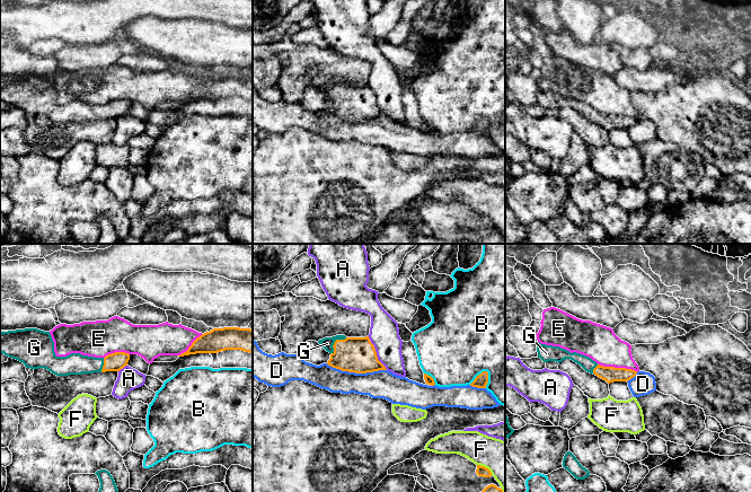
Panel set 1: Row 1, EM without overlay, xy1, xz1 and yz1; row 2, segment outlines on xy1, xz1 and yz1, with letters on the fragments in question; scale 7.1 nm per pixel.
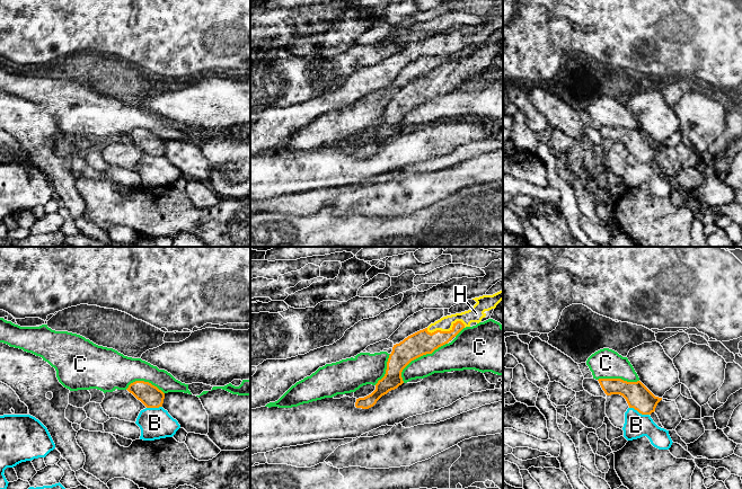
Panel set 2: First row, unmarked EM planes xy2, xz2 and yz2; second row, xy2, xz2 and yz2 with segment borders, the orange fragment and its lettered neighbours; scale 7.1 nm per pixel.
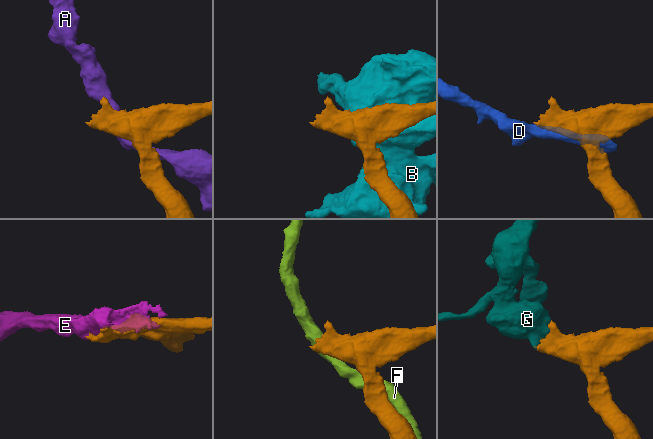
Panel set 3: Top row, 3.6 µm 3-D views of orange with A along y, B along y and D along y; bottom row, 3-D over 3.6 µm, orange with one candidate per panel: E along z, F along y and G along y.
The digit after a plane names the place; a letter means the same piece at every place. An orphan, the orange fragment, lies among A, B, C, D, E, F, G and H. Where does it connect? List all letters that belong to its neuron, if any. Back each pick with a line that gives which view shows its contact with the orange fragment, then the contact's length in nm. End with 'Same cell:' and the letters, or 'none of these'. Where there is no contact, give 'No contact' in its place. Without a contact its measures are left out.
G: Touches orange in xz1. Shared border 160 nm
H: Touches orange in xz2. Shared border 280 nm
Same cell: G, H

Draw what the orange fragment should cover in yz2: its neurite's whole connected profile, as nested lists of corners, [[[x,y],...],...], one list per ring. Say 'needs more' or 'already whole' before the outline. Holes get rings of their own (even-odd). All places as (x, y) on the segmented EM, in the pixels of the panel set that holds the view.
already whole; [[[599,379],[602,390],[607,395],[622,395],[629,408],[634,408],[642,415],[651,415],[655,411],[662,398],[655,397],[641,381],[627,382],[621,379]]]

